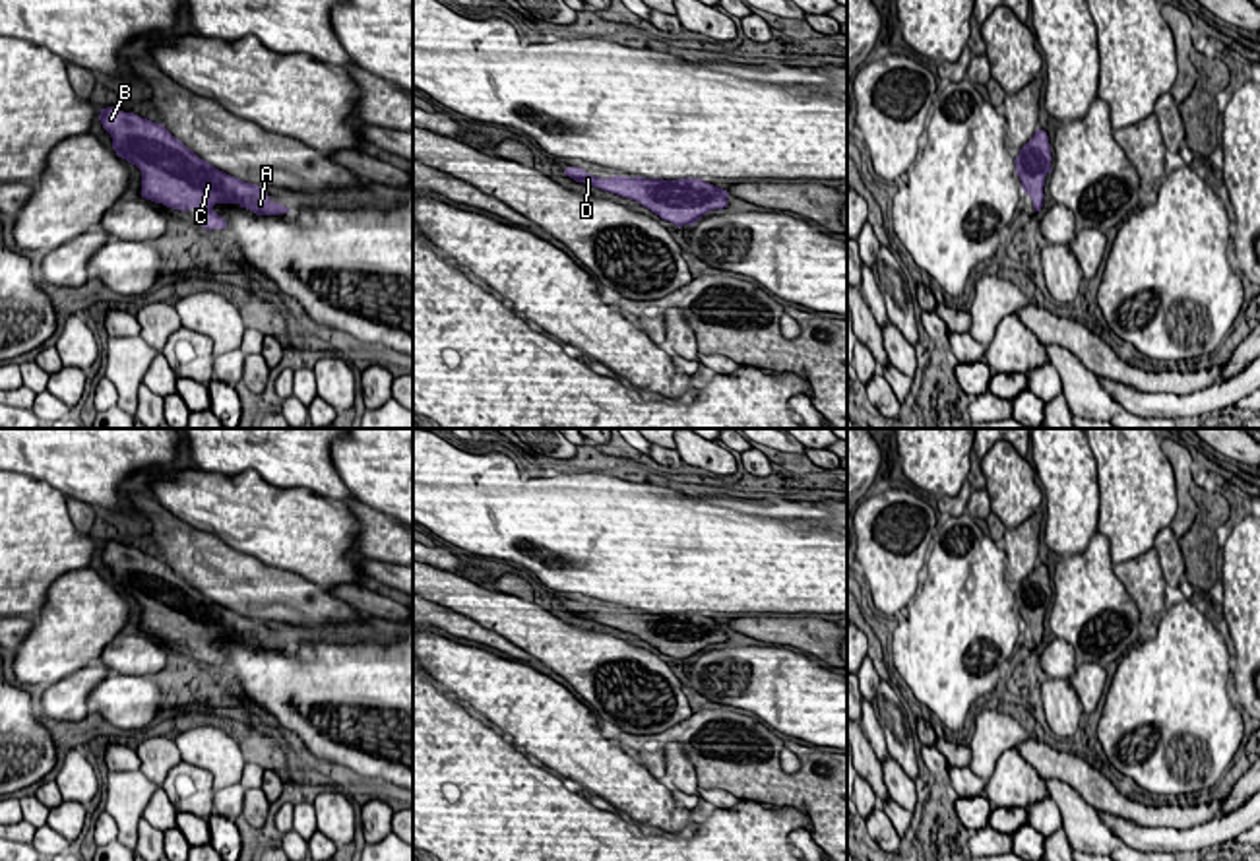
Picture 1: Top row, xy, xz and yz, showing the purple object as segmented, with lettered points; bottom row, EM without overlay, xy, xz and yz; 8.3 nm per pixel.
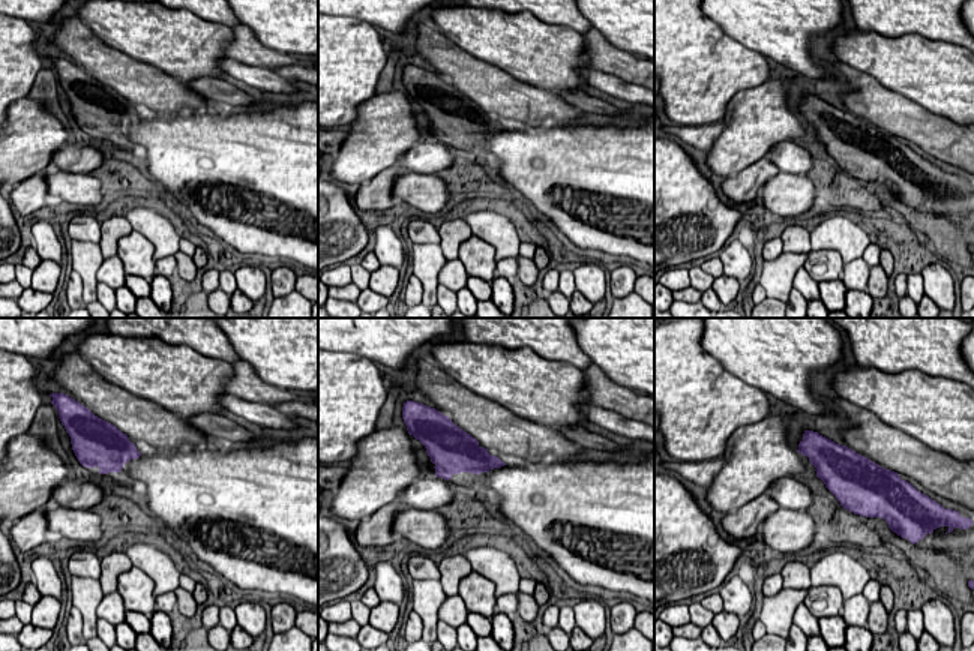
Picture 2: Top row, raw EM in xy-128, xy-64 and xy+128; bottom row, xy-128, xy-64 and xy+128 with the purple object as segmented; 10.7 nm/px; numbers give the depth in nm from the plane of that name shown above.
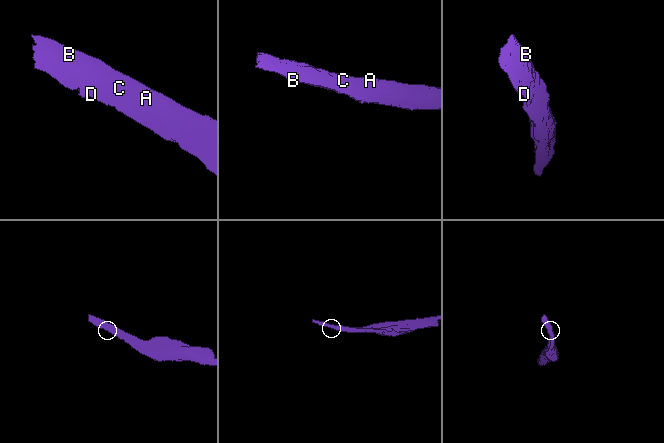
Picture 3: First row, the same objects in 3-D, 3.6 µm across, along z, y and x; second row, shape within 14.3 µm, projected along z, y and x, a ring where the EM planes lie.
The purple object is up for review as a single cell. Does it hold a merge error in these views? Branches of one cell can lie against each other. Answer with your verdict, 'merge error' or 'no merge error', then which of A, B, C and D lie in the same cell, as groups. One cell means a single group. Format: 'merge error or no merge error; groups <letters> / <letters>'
no merge error; groups A B C D

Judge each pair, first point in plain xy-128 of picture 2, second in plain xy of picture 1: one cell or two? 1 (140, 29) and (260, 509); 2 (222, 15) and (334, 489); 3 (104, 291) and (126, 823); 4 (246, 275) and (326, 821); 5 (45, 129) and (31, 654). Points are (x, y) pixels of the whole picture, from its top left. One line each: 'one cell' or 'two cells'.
1: one cell
2: one cell
3: two cells
4: one cell
5: one cell

